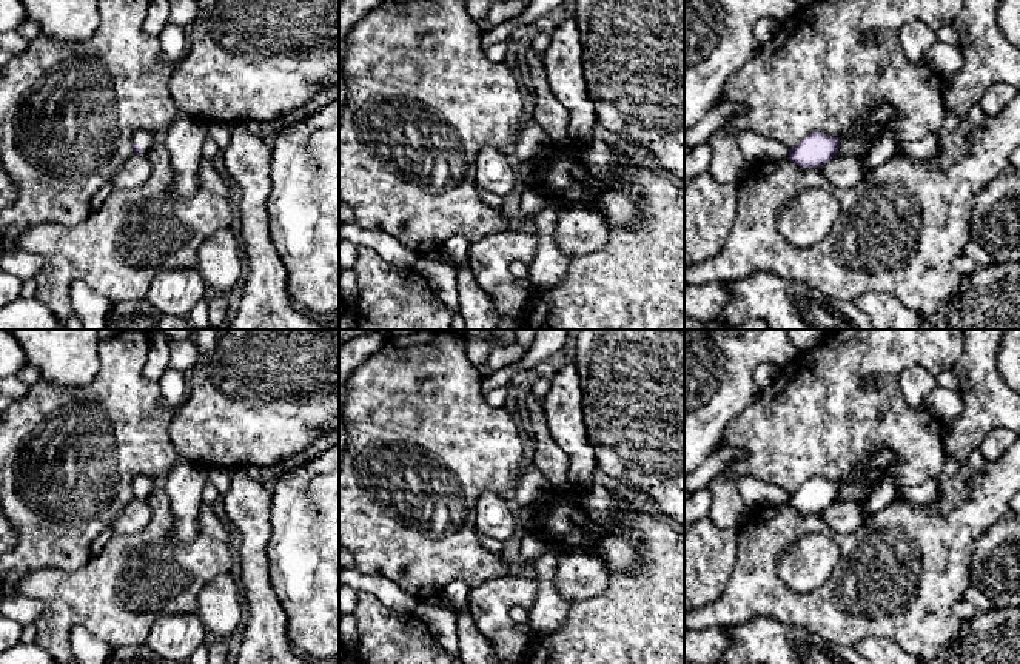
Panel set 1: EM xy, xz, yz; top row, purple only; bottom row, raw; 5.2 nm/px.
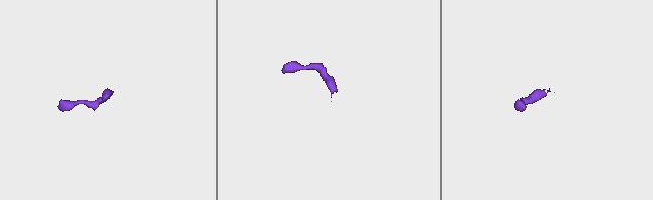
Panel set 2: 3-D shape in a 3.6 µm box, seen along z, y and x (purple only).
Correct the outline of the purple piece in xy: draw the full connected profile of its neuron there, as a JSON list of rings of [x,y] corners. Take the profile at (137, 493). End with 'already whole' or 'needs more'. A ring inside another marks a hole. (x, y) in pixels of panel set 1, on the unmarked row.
[[[139,475],[133,481],[133,495],[136,499],[148,499],[153,490],[159,485],[157,481],[151,479],[146,475]]]; needs more

